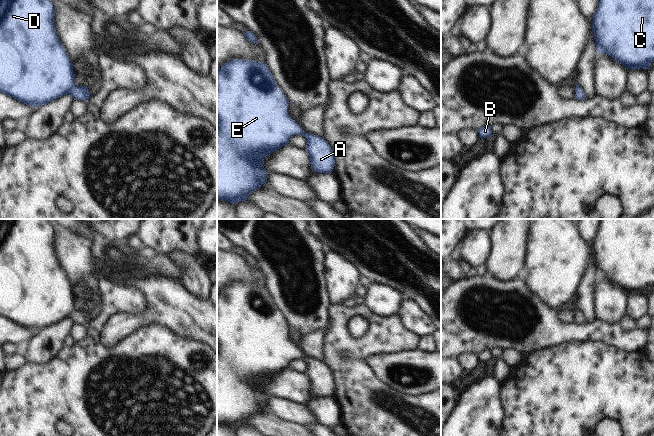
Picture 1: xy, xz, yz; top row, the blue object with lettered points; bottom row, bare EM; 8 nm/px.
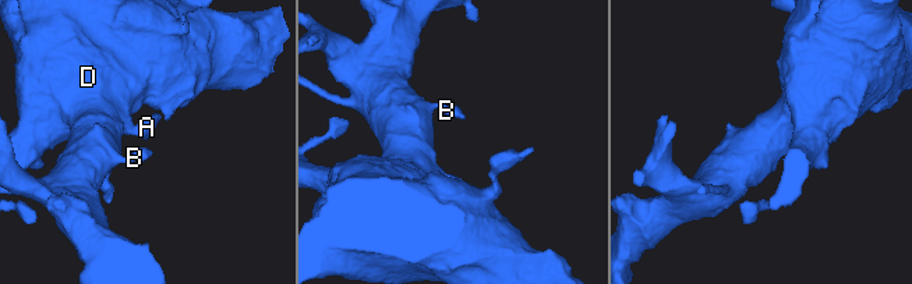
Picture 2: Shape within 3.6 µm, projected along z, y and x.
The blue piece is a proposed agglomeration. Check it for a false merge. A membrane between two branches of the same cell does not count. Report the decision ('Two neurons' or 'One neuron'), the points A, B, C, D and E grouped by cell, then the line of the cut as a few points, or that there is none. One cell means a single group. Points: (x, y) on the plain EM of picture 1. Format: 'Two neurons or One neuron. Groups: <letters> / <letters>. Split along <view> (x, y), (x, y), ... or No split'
One neuron. Groups: A B C D E. No split

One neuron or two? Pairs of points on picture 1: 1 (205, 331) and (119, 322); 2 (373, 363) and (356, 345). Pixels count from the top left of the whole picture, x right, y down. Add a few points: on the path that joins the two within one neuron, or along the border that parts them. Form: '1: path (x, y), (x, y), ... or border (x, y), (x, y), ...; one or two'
1: path (184, 317), (147, 317), (140, 320); one
2: border (391, 352), (366, 360), (379, 379); two

